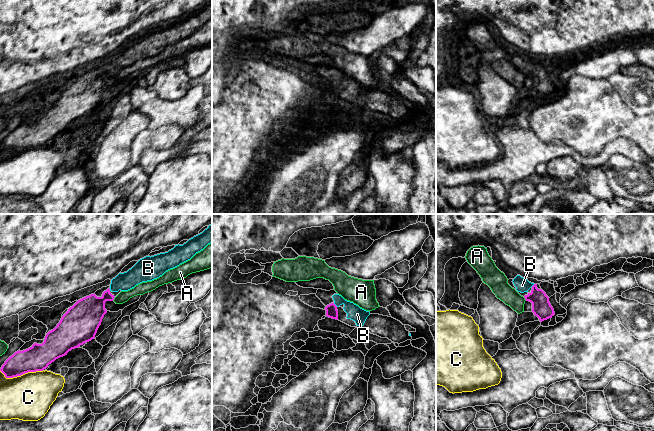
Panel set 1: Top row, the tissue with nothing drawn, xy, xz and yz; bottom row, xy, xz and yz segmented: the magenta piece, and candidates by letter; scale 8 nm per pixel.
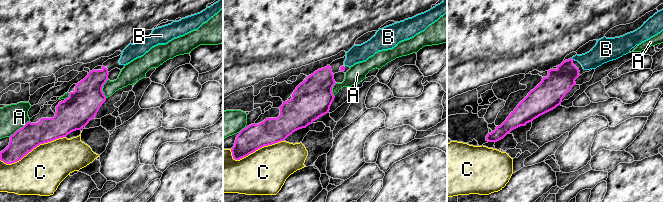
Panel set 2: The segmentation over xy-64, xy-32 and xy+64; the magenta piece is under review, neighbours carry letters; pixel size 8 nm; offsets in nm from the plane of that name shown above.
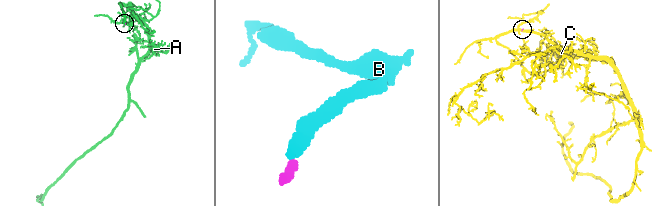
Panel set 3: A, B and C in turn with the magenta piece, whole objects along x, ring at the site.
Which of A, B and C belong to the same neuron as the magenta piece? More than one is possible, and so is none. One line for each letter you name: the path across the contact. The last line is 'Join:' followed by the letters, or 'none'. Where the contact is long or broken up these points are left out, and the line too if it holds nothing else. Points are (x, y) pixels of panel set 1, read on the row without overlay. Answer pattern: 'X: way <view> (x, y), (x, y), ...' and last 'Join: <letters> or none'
B: way xz (331, 86), (334, 80), (344, 78), (354, 88)
Join: B

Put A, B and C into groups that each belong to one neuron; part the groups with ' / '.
A / B / C

